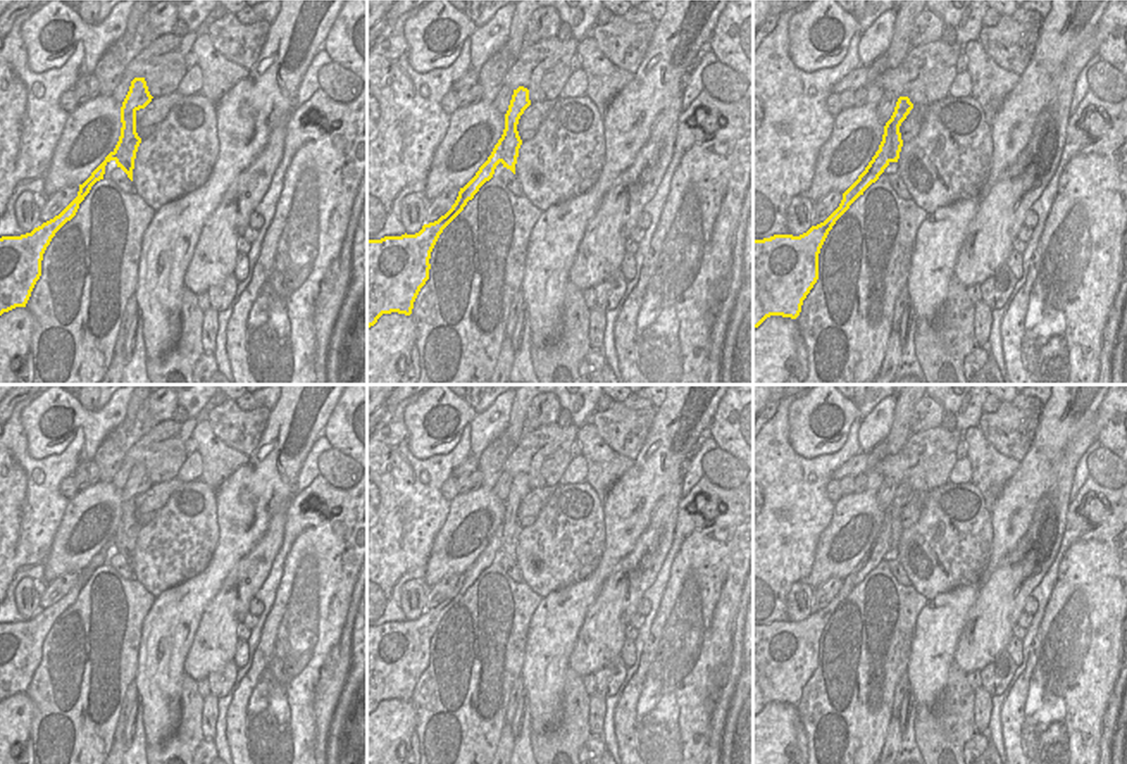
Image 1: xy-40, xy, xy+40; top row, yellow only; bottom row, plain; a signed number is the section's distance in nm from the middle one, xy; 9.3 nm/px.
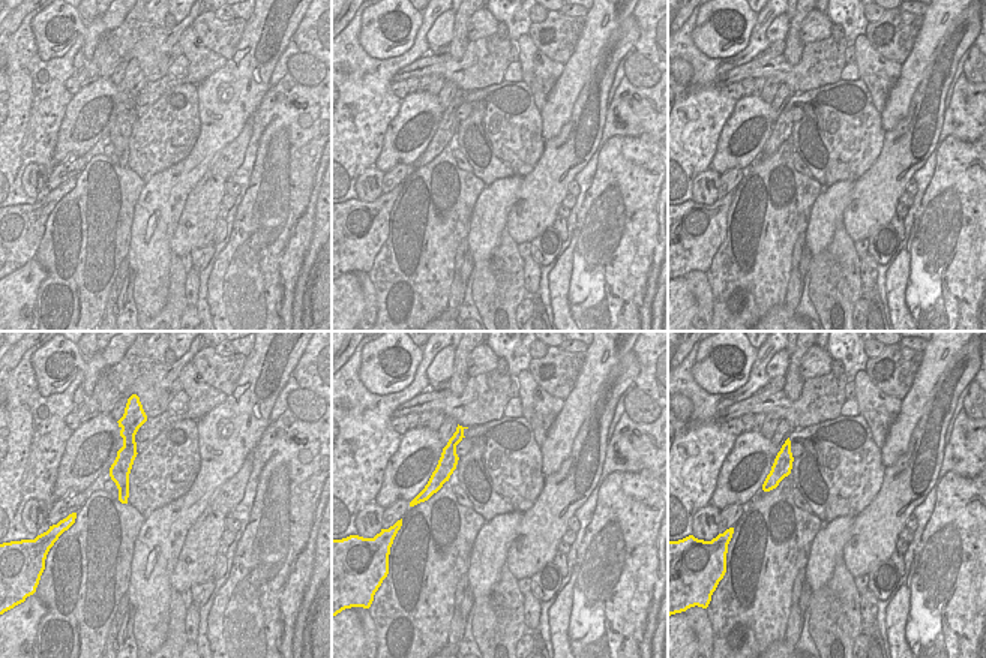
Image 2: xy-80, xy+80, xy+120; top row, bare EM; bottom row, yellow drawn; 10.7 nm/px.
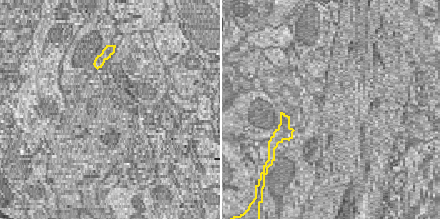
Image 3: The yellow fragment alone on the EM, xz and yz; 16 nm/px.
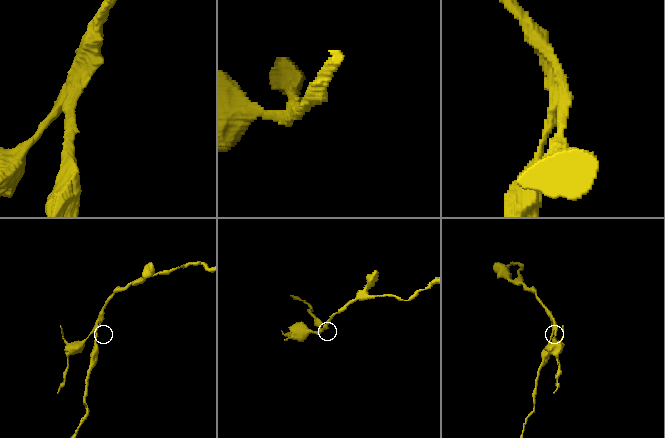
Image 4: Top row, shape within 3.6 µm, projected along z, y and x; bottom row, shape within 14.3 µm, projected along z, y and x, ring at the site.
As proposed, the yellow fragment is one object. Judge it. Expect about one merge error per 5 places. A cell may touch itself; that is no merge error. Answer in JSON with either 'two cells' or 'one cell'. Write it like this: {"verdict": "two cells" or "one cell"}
{"verdict": "two cells"}

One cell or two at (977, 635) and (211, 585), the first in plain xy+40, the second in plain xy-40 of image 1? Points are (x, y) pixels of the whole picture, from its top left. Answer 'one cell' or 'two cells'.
two cells

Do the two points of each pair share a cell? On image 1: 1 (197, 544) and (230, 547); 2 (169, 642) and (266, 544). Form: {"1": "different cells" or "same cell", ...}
{"1": "different cells", "2": "different cells"}

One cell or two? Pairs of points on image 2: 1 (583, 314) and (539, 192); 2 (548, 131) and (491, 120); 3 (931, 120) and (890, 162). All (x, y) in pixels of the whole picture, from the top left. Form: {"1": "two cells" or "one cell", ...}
{"1": "two cells", "2": "two cells", "3": "one cell"}

